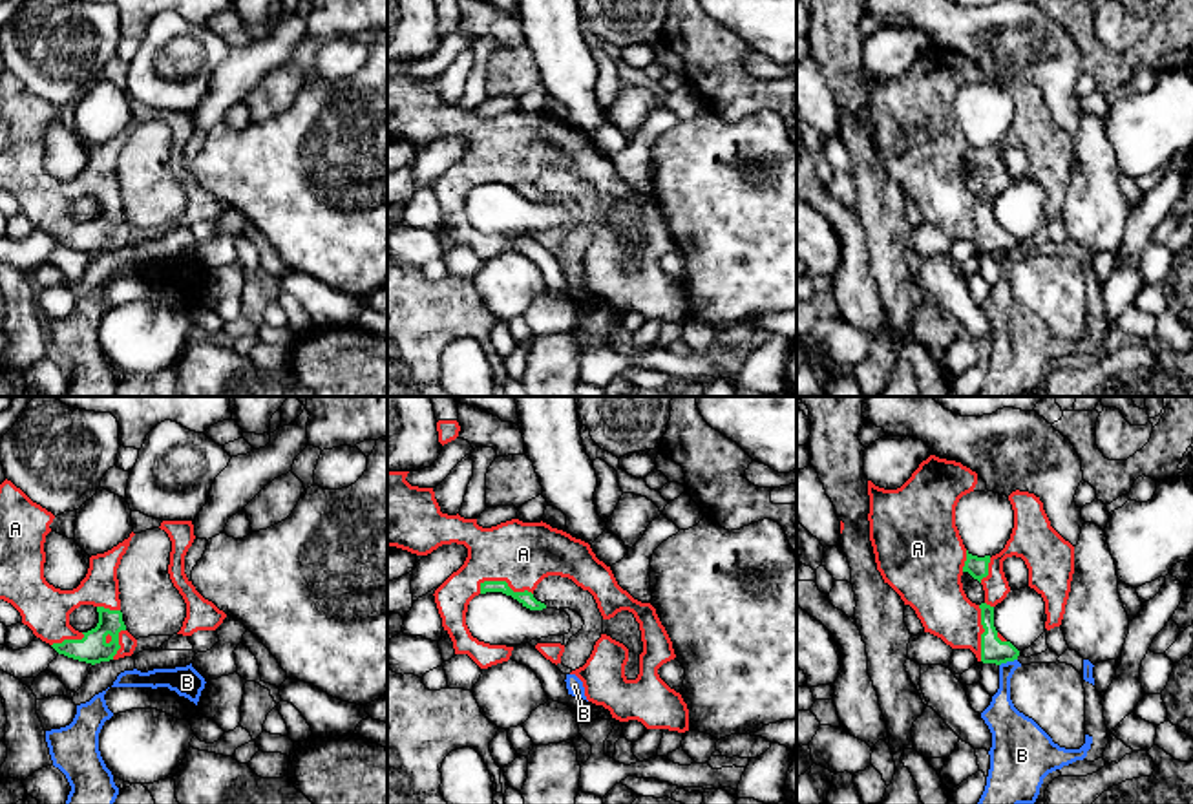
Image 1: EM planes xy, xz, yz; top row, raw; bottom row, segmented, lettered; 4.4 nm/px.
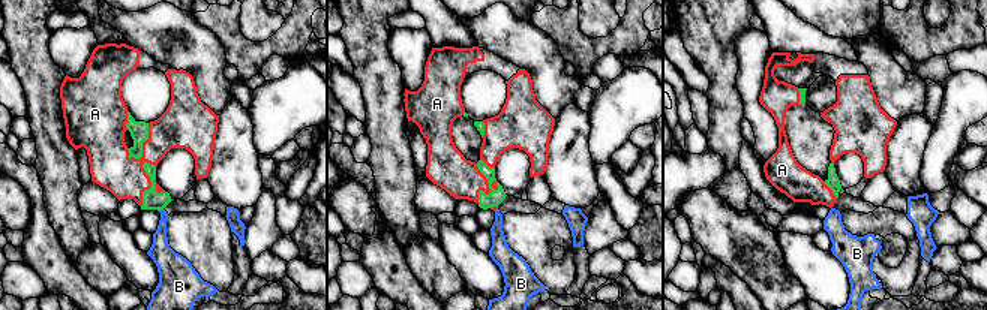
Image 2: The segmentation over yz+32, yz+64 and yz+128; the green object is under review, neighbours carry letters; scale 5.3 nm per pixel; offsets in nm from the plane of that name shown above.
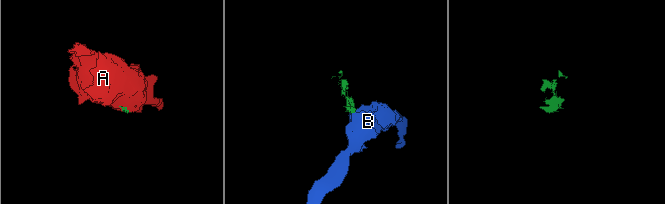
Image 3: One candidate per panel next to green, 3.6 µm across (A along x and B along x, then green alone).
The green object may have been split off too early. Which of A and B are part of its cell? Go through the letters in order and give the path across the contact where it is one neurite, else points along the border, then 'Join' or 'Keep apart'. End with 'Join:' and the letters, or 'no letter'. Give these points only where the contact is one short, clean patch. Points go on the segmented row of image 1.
A: Join
B: Boundary: yz (1016, 658), (1000, 666). Keep apart
Join: A

